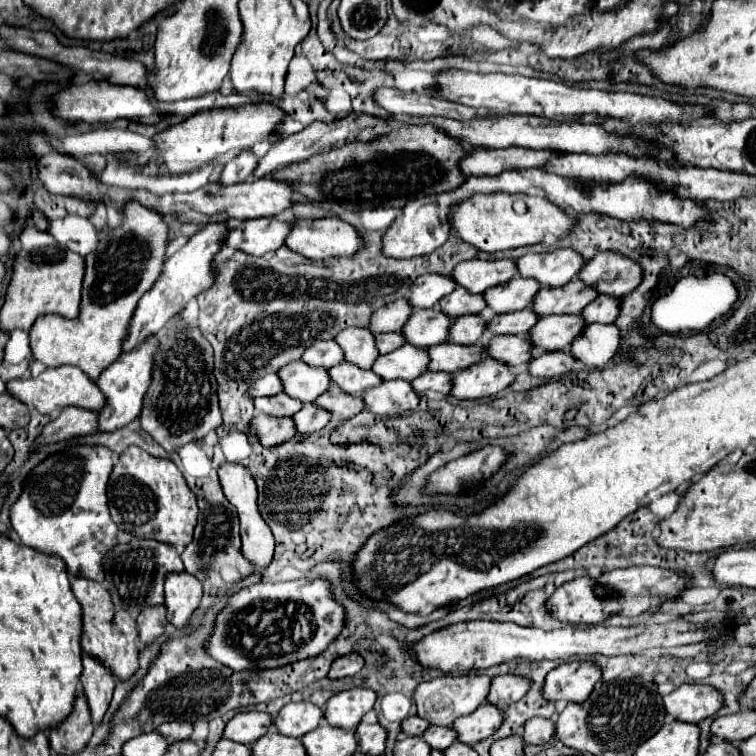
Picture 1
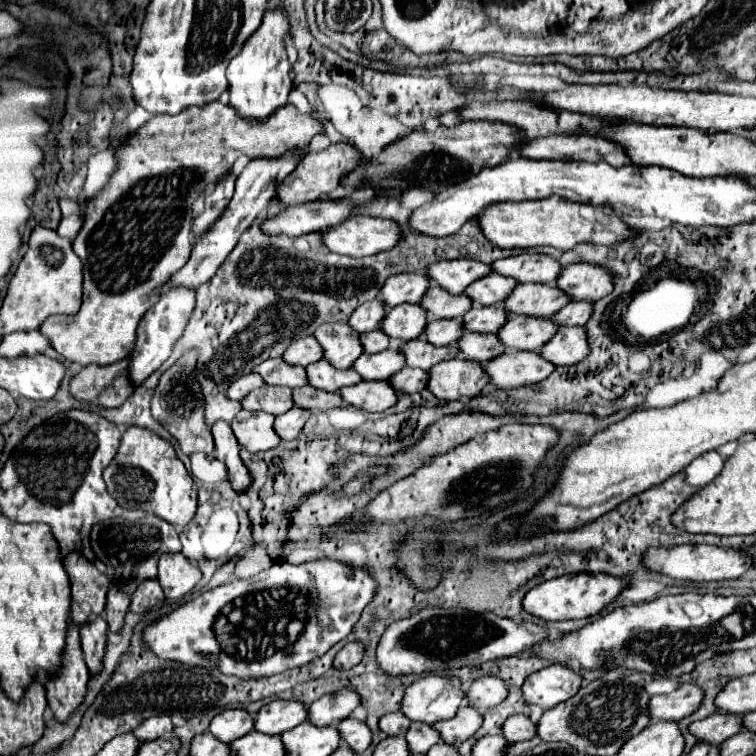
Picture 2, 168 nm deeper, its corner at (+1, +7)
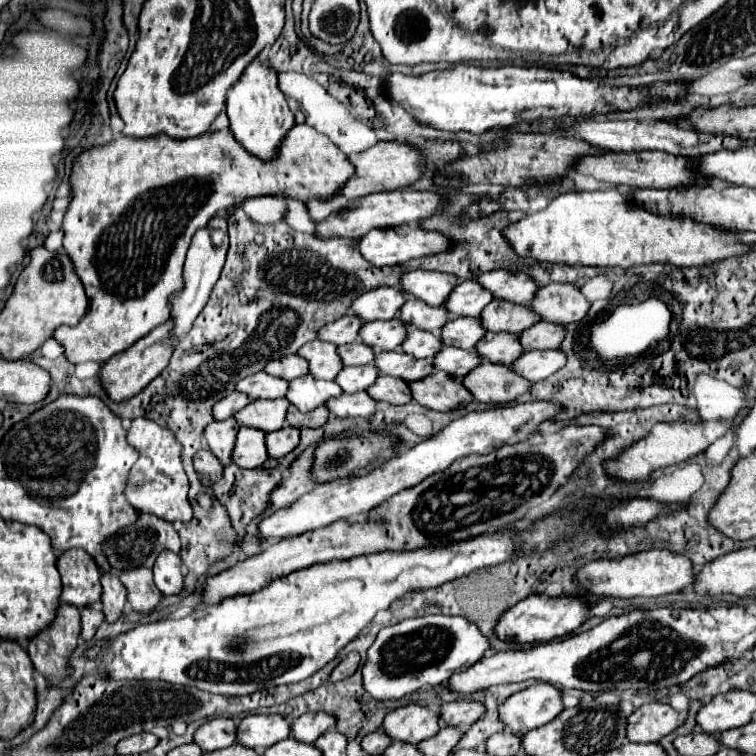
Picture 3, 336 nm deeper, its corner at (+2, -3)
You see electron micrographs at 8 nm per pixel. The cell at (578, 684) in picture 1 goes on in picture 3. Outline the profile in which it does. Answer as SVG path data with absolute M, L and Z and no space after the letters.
M547 683L531 685L499 705L499 719L513 733L523 737L527 731L553 721L563 711L561 691Z

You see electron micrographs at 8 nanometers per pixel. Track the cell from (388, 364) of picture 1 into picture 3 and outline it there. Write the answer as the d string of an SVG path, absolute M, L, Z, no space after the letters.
M363 365L363 367L343 367L339 375L335 377L335 383L343 389L343 393L355 393L361 389L367 389L371 383L375 383L379 371L375 365Z

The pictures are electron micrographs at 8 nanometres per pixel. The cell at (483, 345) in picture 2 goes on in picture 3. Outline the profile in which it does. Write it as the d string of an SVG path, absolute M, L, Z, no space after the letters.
M443 347L433 361L437 371L449 371L449 375L453 375L455 379L463 379L463 375L467 375L473 367L481 363L481 357L475 351Z

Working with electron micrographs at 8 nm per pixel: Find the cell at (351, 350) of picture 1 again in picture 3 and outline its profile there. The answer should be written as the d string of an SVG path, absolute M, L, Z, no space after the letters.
M315 339L311 343L305 343L297 353L309 363L309 373L319 381L333 381L343 369L343 361L337 355L337 345L333 343Z

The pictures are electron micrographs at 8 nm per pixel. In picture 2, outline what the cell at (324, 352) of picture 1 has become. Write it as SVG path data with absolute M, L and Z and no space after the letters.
M304 337L294 341L282 355L282 359L290 365L302 365L308 367L314 361L320 361L324 357L324 351L320 349L320 343L314 337Z

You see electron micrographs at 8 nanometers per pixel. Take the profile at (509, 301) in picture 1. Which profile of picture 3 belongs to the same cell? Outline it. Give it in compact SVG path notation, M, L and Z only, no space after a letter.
M461 281L445 299L443 307L451 317L479 317L479 311L483 311L491 299L493 295L477 281Z

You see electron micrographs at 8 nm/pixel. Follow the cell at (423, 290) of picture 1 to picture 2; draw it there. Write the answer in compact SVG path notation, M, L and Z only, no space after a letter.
M428 273L392 275L382 287L382 299L388 309L400 303L420 303L420 297L424 297L430 283L432 281L428 281Z

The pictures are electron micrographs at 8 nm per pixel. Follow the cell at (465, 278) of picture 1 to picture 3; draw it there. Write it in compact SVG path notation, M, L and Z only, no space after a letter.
M417 269L417 271L403 273L401 291L425 301L431 307L439 307L443 305L443 301L447 299L447 295L453 291L457 283L459 281L455 275Z

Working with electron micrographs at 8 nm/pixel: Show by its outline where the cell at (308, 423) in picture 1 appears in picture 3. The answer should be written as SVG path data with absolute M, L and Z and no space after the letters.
M285 425L283 429L275 431L275 433L267 433L265 435L265 445L267 445L267 453L269 457L283 457L287 453L291 453L299 443L299 429Z

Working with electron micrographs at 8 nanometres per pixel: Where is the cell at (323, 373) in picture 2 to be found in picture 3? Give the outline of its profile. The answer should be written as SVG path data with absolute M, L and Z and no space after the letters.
M303 375L289 383L287 399L293 403L299 411L309 413L315 407L323 405L331 397L339 397L343 391L335 381L317 381L311 375Z

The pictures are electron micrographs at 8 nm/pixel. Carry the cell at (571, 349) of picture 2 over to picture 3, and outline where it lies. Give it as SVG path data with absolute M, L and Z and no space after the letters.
M551 349L551 351L527 351L511 365L511 369L517 375L529 379L531 383L537 383L559 371L563 365L565 355L557 349Z

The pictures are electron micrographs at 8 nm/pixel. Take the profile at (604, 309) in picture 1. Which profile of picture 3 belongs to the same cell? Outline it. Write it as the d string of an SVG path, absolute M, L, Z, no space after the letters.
M539 321L519 335L519 343L521 343L523 351L557 349L561 345L563 337L565 337L565 329L561 325Z

